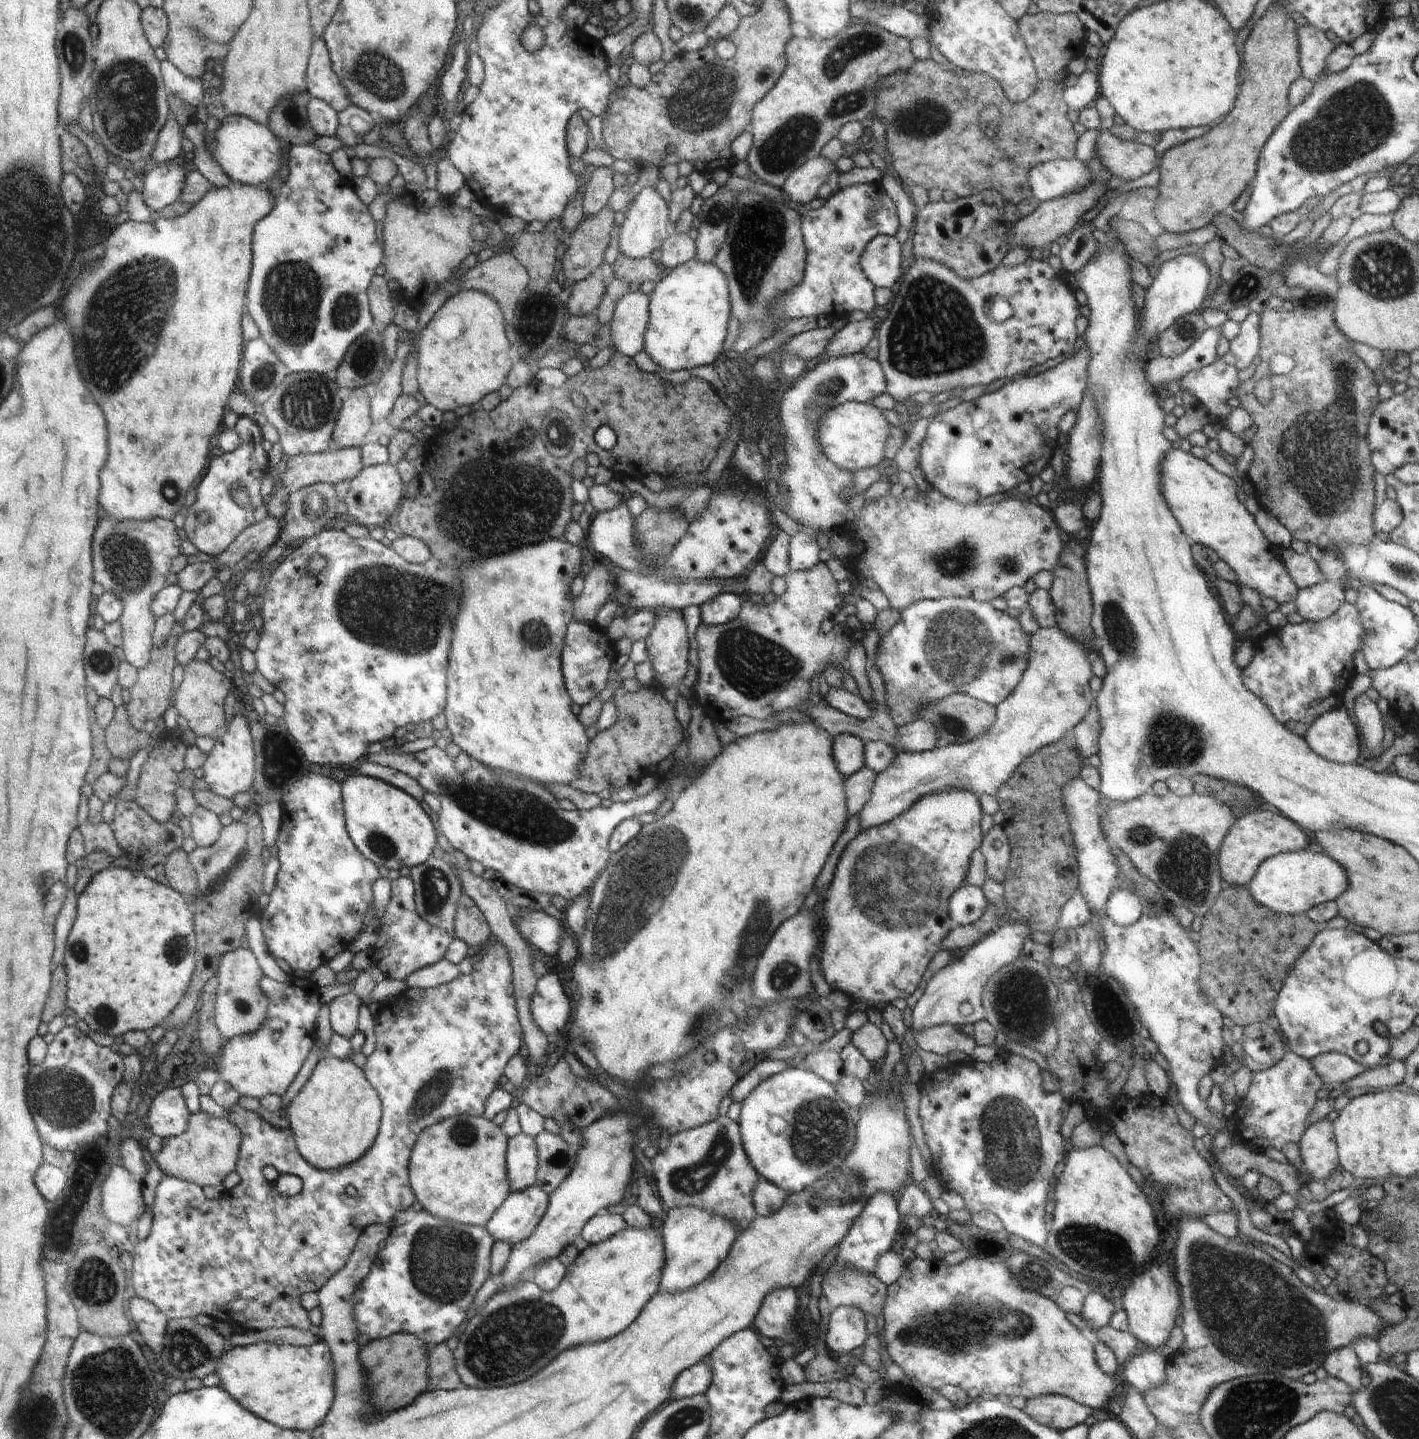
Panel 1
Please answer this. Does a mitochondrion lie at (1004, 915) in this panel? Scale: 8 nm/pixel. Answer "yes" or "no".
no

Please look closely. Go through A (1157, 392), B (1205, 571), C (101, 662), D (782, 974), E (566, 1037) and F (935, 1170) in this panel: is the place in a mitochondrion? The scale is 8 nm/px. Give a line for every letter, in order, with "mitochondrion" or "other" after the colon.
A: other
B: other
C: mitochondrion
D: mitochondrion
E: other
F: other

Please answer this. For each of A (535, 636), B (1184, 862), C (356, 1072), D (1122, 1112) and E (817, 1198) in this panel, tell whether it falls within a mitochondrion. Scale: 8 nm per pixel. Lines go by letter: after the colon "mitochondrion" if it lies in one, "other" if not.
A: mitochondrion
B: mitochondrion
C: other
D: other
E: mitochondrion

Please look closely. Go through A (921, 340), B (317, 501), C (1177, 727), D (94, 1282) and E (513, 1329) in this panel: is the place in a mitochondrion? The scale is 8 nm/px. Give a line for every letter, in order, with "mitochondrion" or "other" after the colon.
A: mitochondrion
B: mitochondrion
C: mitochondrion
D: mitochondrion
E: mitochondrion

